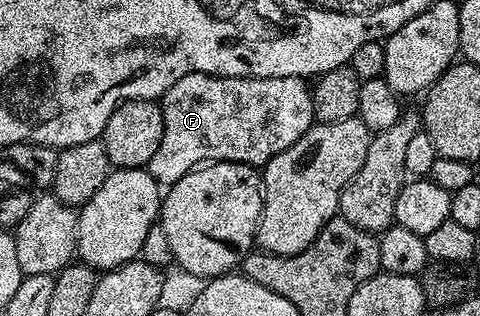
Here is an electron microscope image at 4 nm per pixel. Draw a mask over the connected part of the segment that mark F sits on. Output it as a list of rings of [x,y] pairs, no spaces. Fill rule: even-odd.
[[[190,73],[163,93],[163,138],[161,147],[145,167],[160,187],[170,187],[201,165],[232,161],[252,167],[266,165],[273,155],[281,155],[301,135],[316,124],[311,98],[312,86],[302,77],[219,77],[208,73]]]

